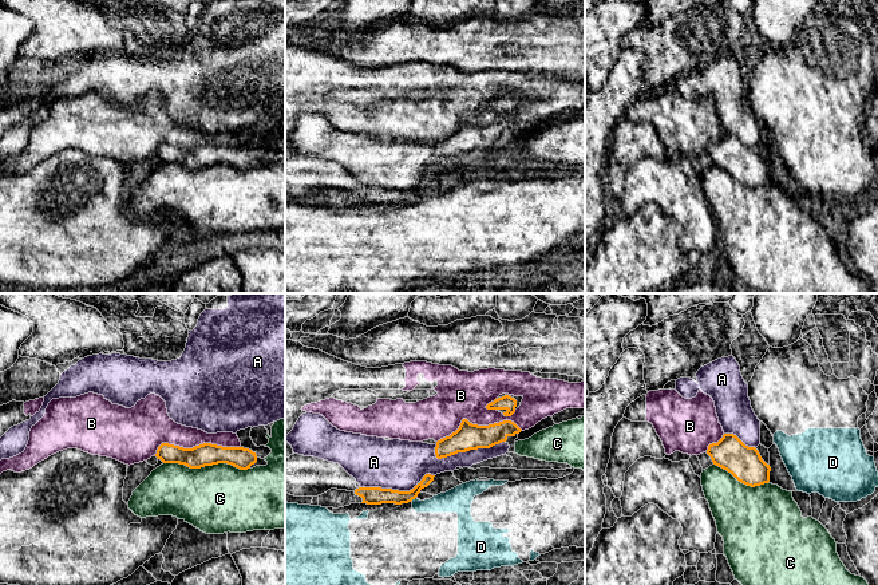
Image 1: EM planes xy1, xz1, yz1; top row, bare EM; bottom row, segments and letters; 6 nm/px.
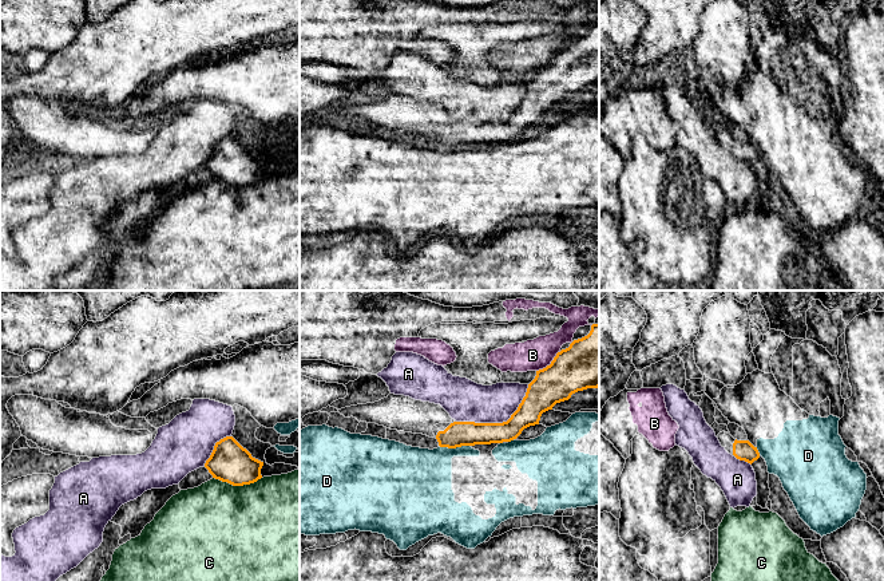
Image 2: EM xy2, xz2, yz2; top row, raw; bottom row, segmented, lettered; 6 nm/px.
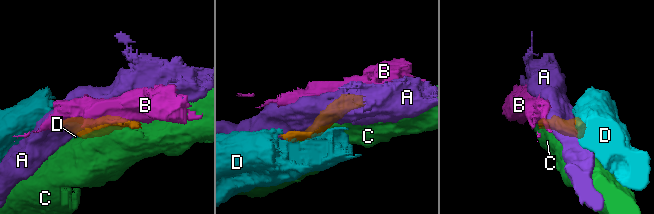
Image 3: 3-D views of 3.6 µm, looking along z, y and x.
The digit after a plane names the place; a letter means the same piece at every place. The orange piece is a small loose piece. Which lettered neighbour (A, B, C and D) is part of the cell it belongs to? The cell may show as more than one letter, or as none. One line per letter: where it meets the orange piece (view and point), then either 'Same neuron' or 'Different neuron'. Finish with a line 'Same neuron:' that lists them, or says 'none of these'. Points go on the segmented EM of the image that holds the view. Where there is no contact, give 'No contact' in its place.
A: Touches orange at xz2 (499, 423). Different neuron
B: Touches orange at xy1 (196, 446). Different neuron
C: Touches orange at xy1 (206, 465). Different neuron
D: Touches orange at xz2 (455, 447). Different neuron
Same neuron: none of these

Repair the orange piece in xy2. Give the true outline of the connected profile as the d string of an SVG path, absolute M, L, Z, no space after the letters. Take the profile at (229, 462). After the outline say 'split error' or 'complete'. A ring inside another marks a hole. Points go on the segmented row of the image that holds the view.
M226 436L215 443L205 467L213 478L233 486L243 486L262 478L263 462L251 456L233 436Z; complete

